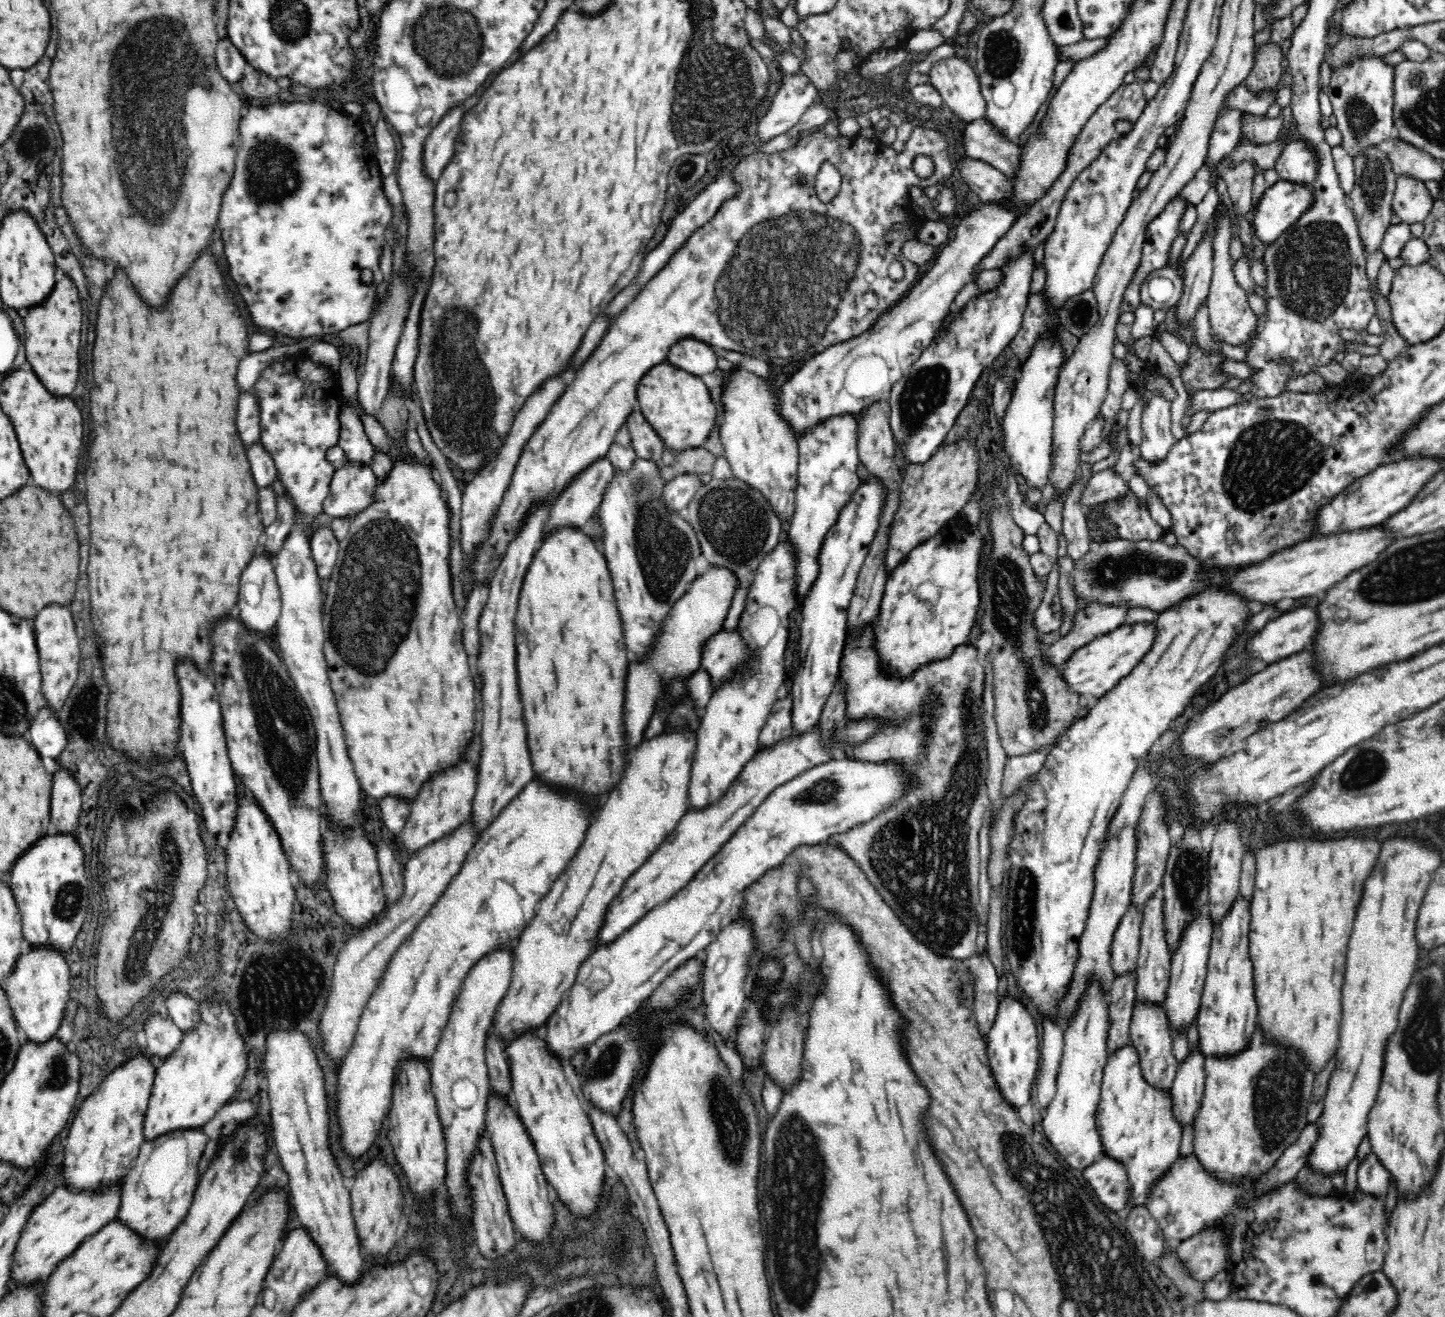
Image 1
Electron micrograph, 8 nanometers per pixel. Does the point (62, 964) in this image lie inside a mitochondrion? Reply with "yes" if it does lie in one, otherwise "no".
no

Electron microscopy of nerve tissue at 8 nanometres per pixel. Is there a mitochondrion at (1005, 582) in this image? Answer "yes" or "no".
yes

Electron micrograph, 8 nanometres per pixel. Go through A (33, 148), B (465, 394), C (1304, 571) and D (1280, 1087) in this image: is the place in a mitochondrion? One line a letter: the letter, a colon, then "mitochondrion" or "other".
A: mitochondrion
B: mitochondrion
C: other
D: mitochondrion

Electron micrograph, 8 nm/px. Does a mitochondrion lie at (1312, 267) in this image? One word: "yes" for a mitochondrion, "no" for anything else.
yes

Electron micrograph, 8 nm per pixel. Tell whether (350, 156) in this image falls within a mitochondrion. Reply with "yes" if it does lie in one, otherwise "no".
no

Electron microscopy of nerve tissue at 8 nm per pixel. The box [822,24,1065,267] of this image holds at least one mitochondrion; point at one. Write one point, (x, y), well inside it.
(1001, 51)

